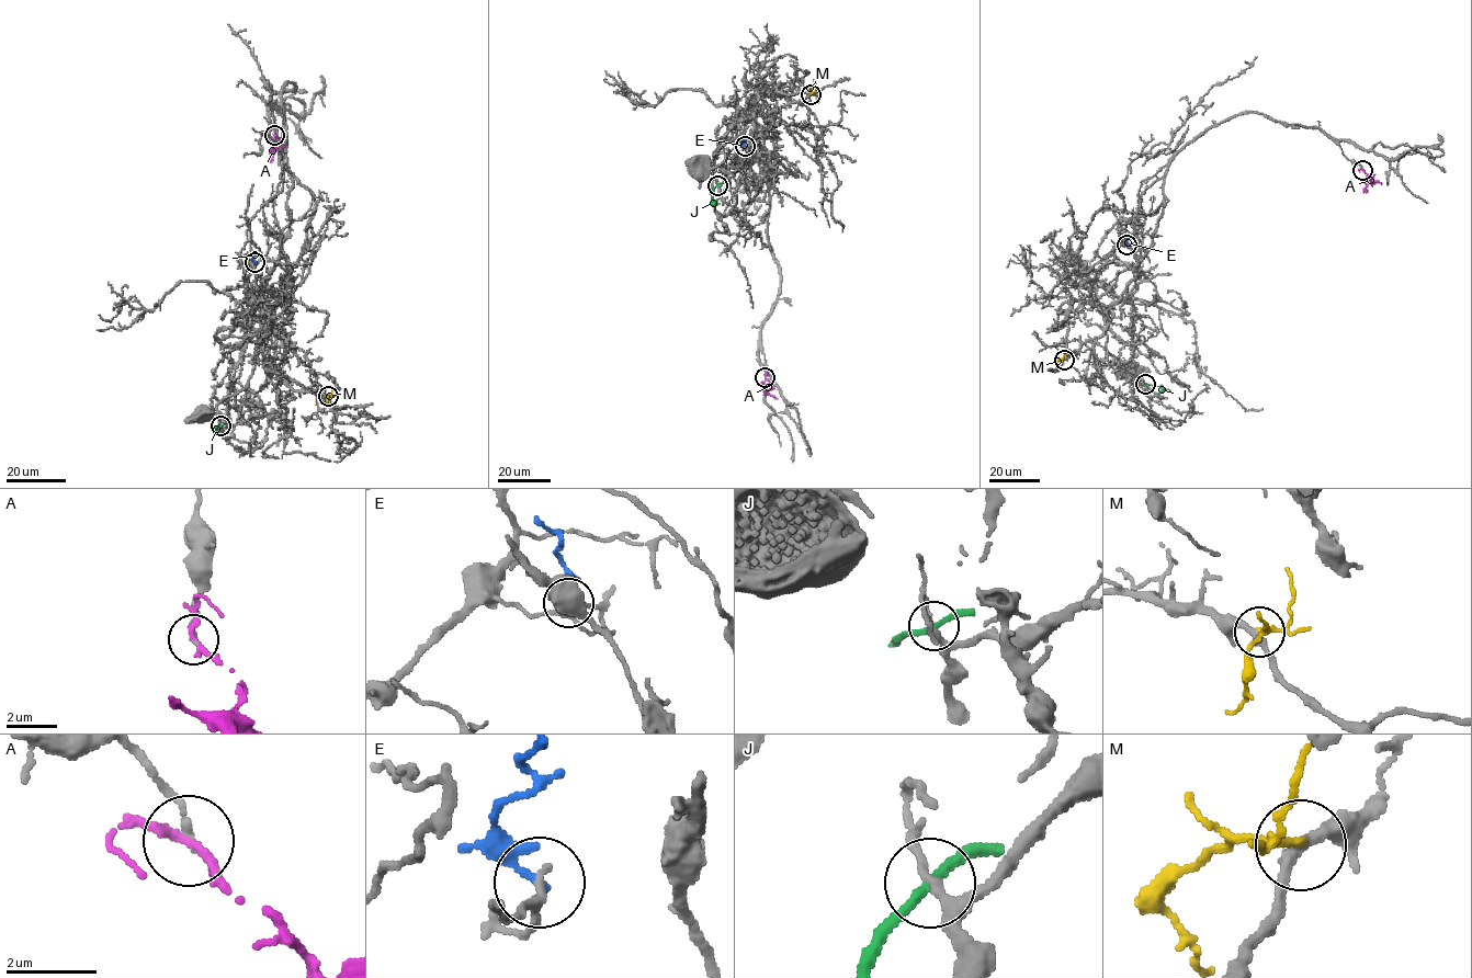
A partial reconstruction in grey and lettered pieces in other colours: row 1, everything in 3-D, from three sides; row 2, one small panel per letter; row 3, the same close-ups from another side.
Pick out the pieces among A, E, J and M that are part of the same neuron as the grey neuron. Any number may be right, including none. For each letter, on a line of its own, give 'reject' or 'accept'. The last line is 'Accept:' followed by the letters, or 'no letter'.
A: reject
E: reject
J: reject
M: accept
Accept: M

